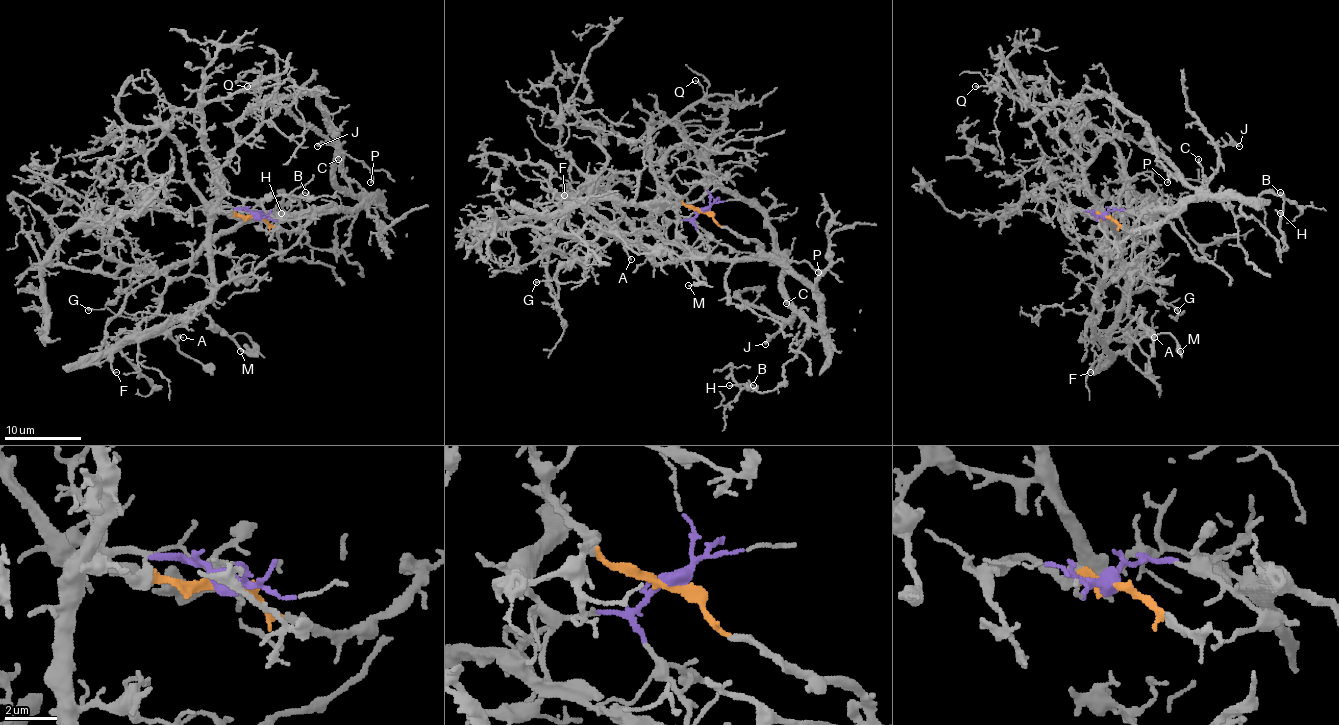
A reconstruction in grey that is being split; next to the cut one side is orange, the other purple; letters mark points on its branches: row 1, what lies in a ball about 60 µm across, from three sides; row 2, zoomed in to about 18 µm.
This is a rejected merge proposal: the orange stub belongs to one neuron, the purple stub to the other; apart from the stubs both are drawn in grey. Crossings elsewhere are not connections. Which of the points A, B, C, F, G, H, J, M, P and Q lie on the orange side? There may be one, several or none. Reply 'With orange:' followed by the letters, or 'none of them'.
With orange: B, C, H, J, P

